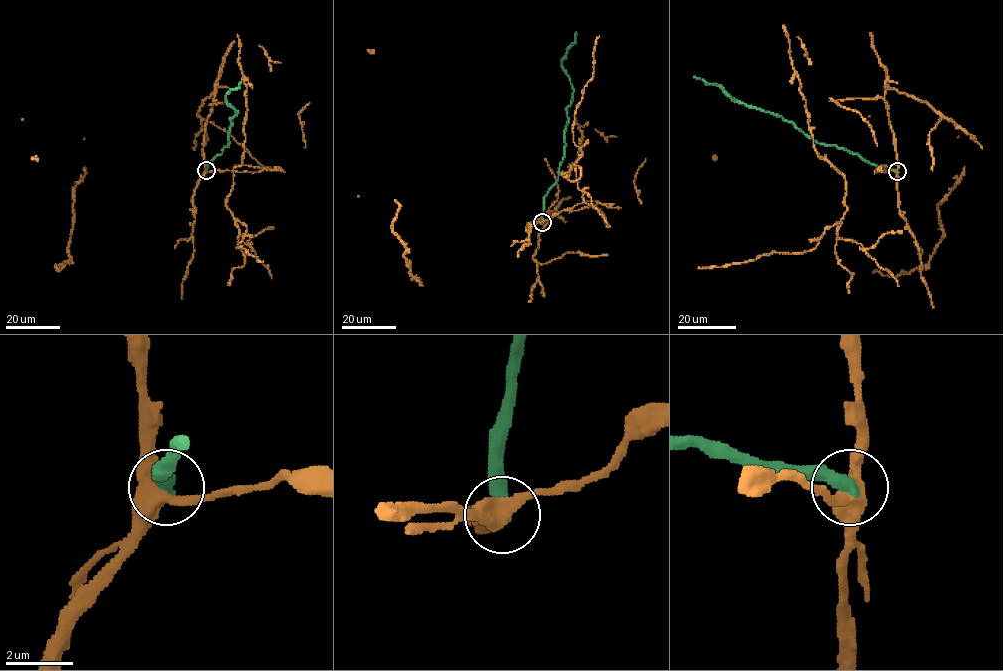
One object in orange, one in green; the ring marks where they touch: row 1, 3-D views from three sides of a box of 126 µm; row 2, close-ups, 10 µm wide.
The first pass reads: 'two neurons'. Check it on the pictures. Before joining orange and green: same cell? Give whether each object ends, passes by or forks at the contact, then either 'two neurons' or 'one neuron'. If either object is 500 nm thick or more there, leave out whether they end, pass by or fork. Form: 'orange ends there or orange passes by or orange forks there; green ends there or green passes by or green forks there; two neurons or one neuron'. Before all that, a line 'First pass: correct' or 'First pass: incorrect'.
First pass: correct
orange forks there; green ends there; two neurons

